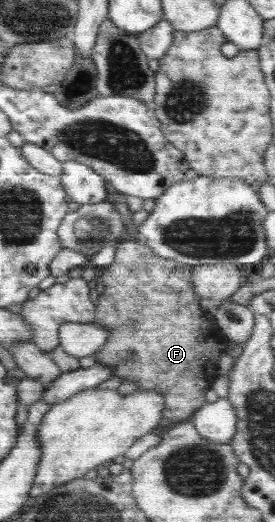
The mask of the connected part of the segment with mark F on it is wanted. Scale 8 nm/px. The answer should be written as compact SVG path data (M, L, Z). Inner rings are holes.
M122 240L115 247L111 265L102 269L105 294L96 302L96 325L110 331L107 342L96 353L98 364L111 369L110 377L135 383L137 391L157 391L165 397L158 428L170 429L191 420L195 410L206 403L205 393L211 389L217 373L221 351L217 344L224 341L221 331L209 313L200 307L192 285L191 266L158 257L143 240Z

